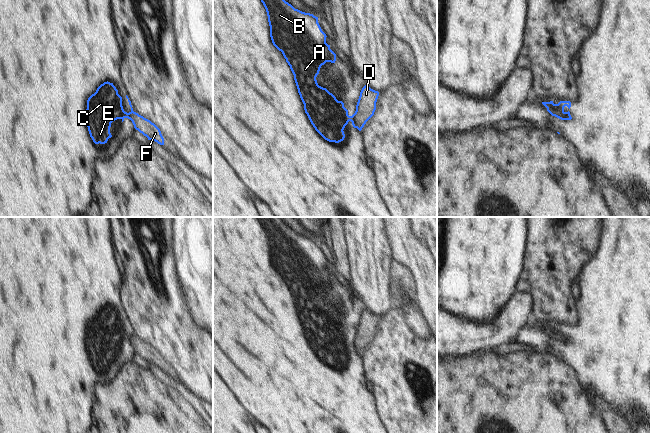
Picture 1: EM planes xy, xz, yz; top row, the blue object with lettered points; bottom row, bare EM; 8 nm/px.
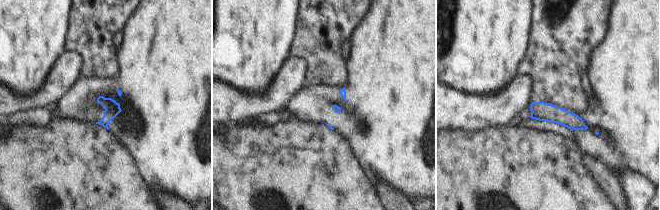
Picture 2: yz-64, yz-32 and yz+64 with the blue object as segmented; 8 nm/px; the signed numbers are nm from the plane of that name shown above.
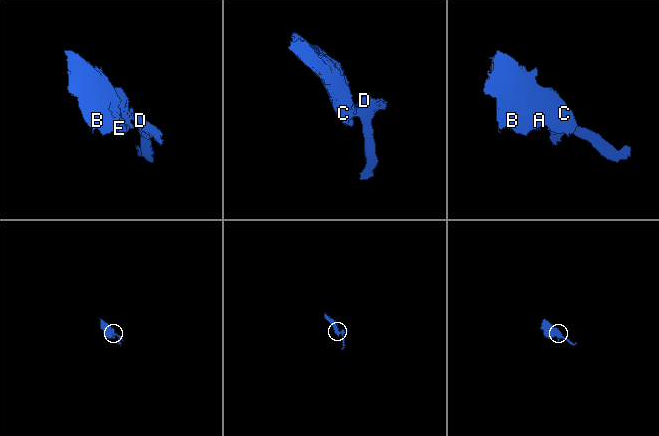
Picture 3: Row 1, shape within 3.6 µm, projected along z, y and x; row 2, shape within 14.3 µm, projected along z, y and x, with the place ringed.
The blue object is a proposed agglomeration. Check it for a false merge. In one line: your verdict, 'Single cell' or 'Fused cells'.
Fused cells.

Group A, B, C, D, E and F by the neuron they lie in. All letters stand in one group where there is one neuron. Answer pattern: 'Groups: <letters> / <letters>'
Groups: A B C E / D F.

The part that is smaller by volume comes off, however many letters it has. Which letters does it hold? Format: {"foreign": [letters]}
{"foreign": ["D", "F"]}

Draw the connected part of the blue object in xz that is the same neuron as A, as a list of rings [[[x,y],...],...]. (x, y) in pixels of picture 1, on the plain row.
[[[280,217],[256,218],[267,236],[272,267],[282,276],[290,290],[305,337],[311,348],[325,364],[335,367],[343,365],[345,362],[343,354],[349,345],[352,346],[354,352],[357,352],[354,345],[355,337],[349,340],[344,327],[338,325],[332,317],[317,307],[316,301],[321,290],[326,286],[335,287],[336,285],[336,278],[326,267],[327,260],[318,247],[318,241],[295,233],[284,224]]]

